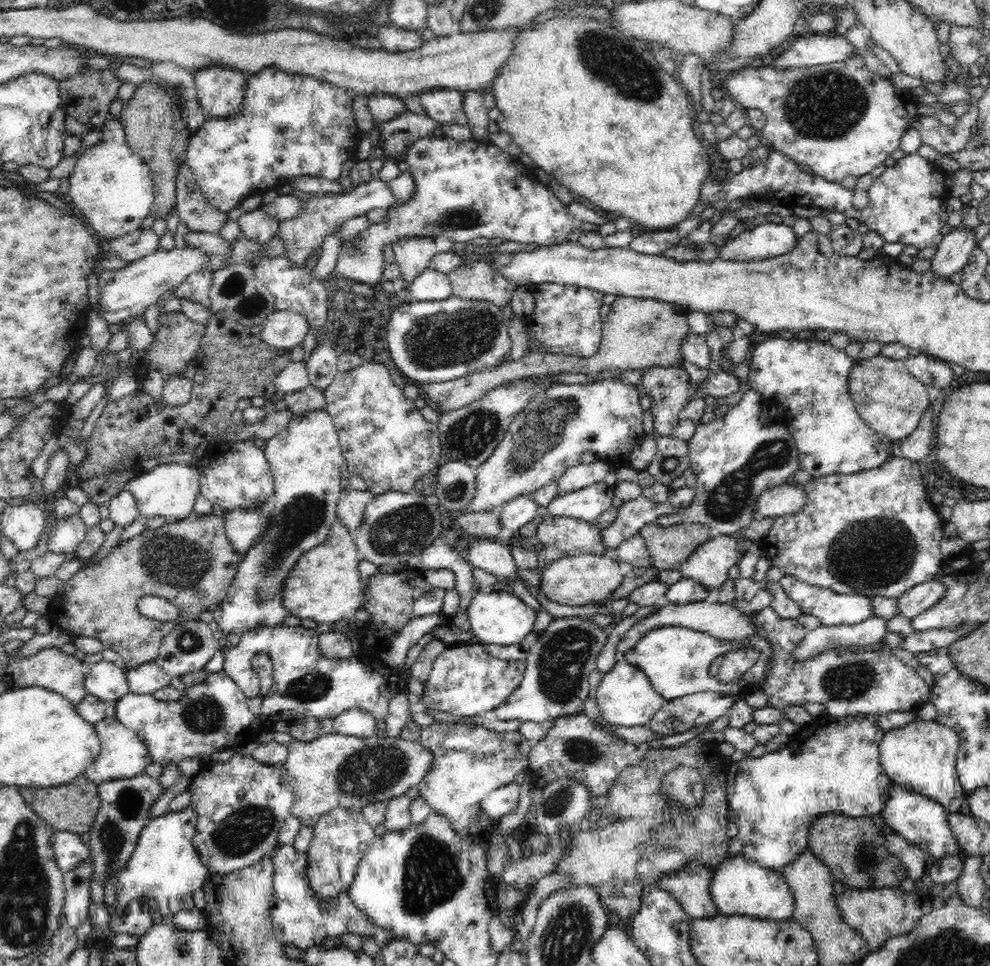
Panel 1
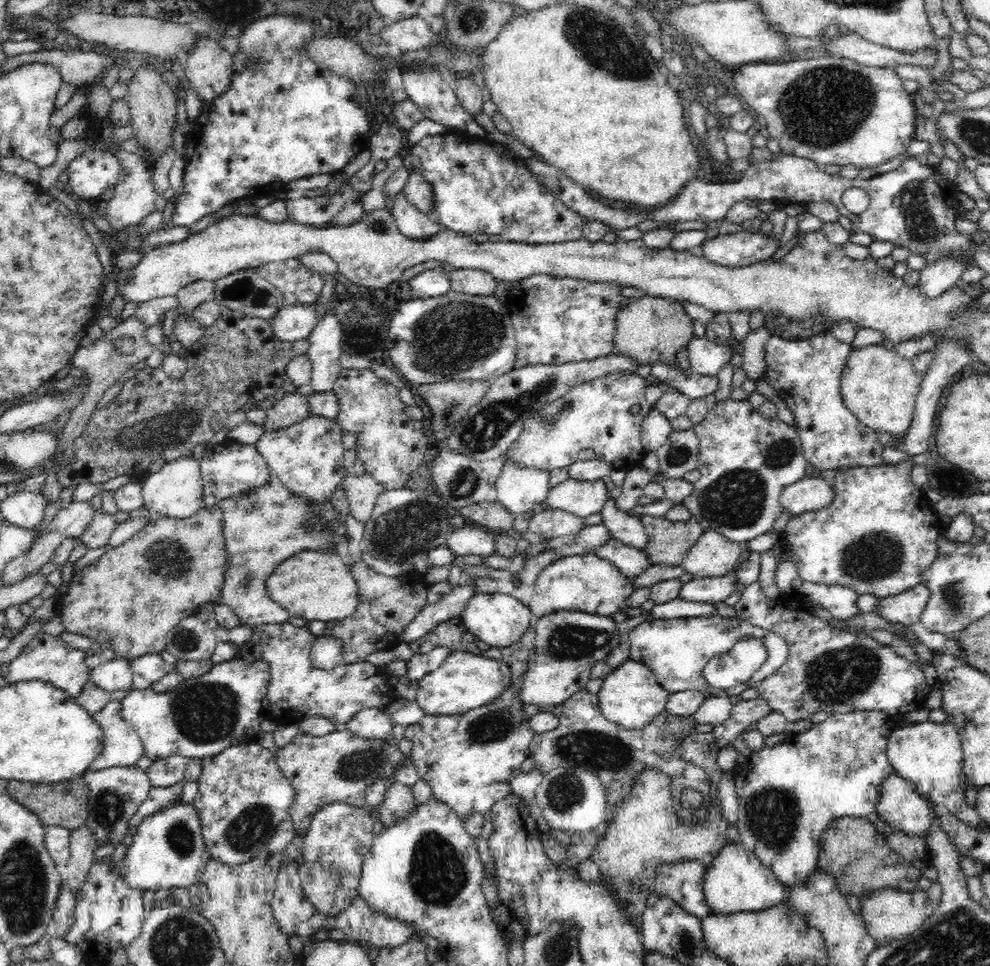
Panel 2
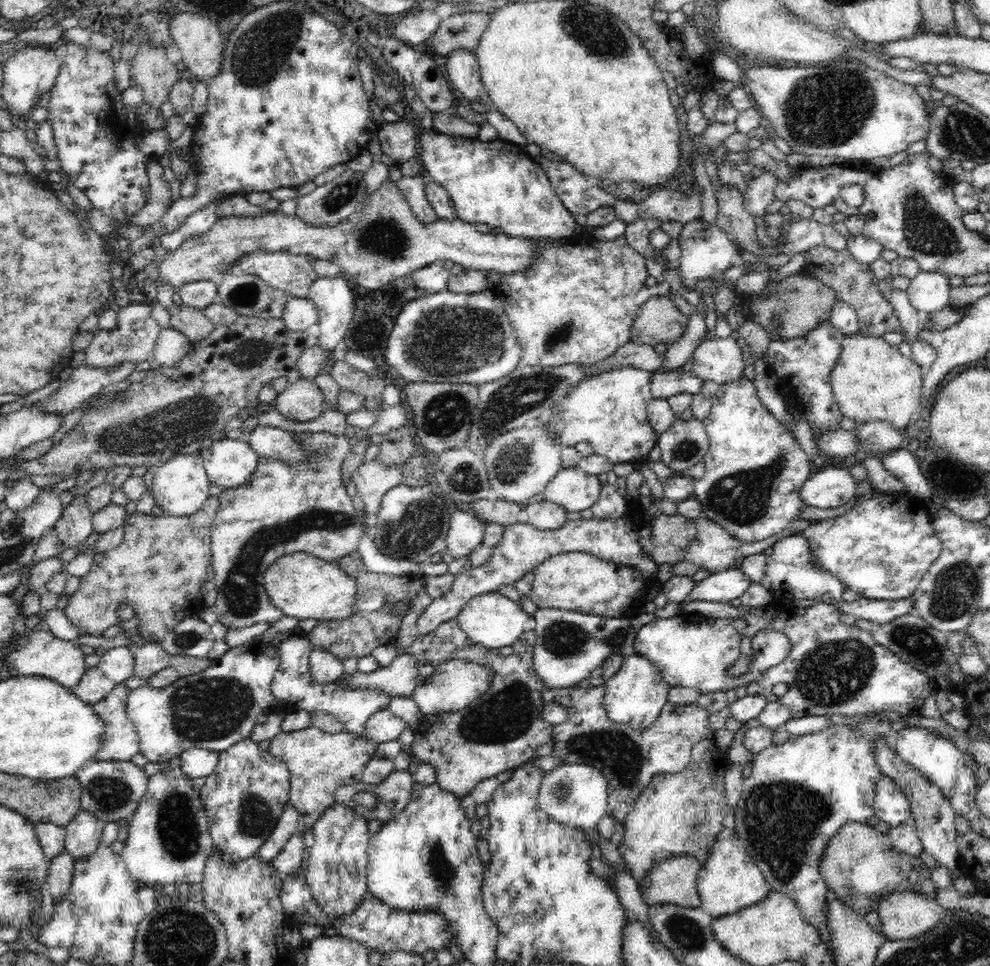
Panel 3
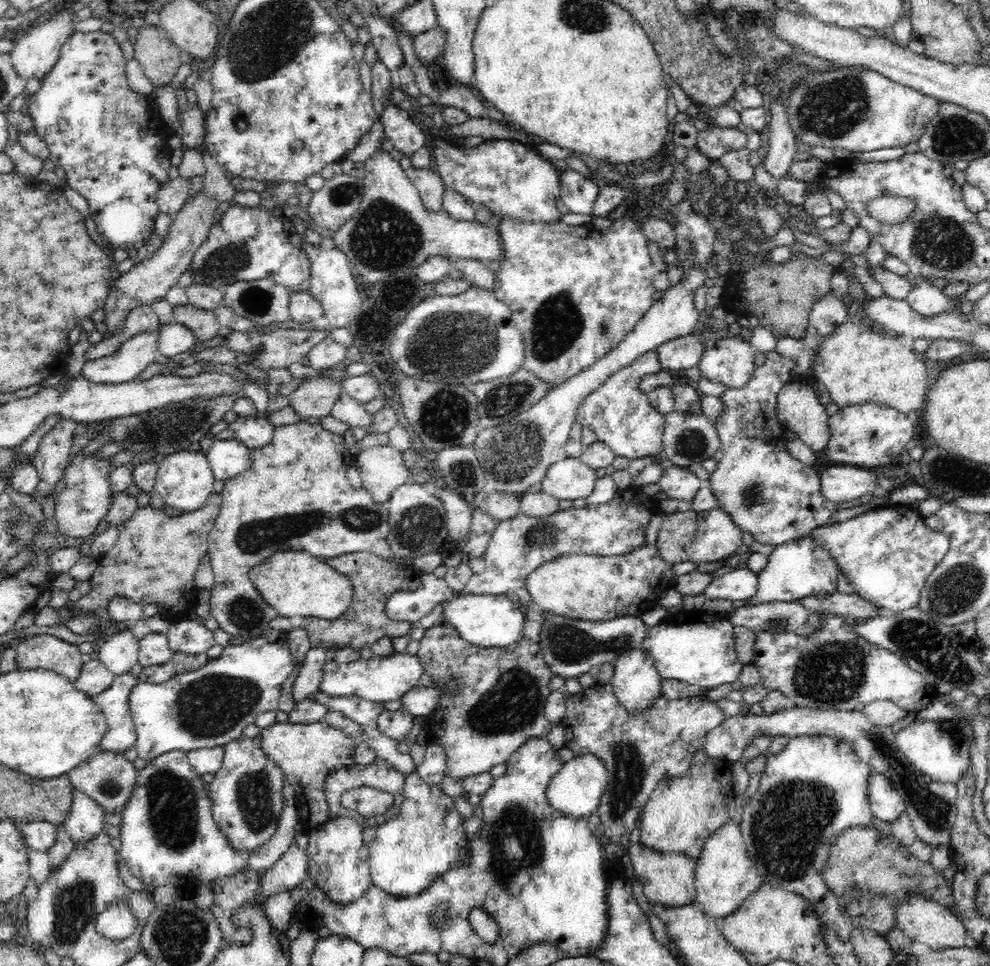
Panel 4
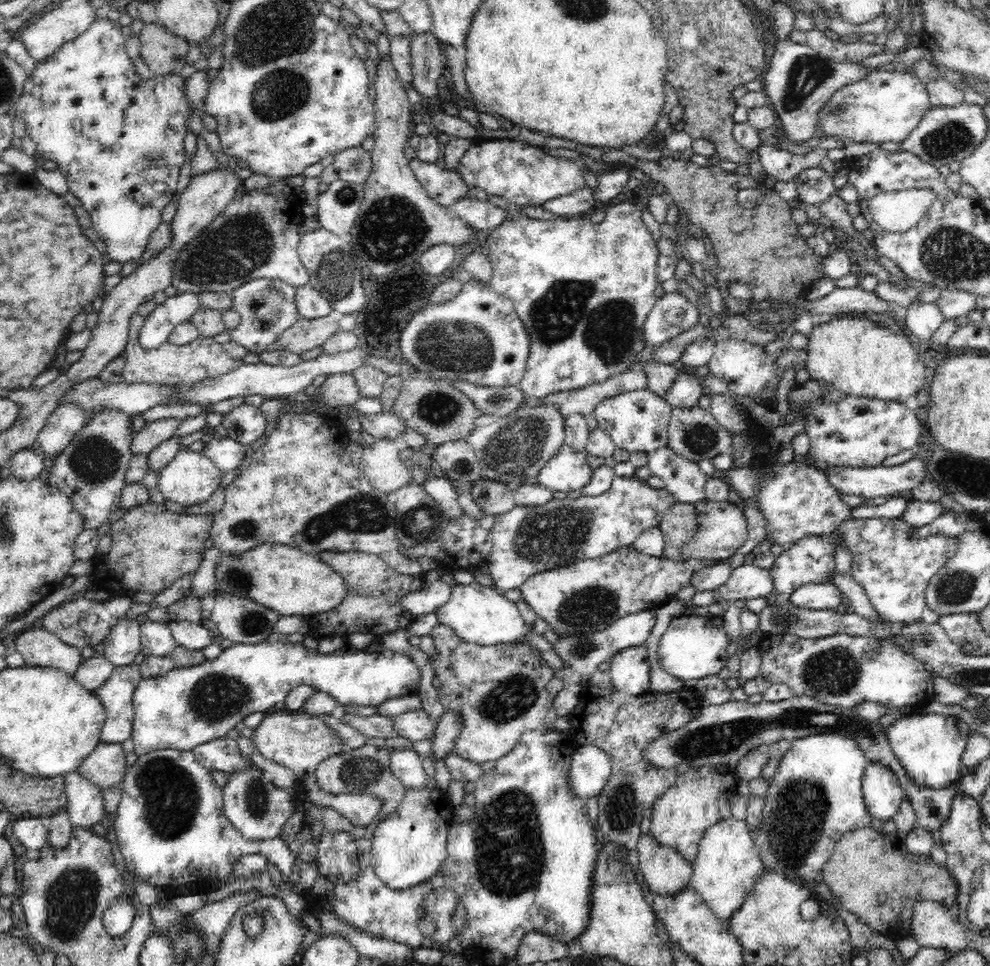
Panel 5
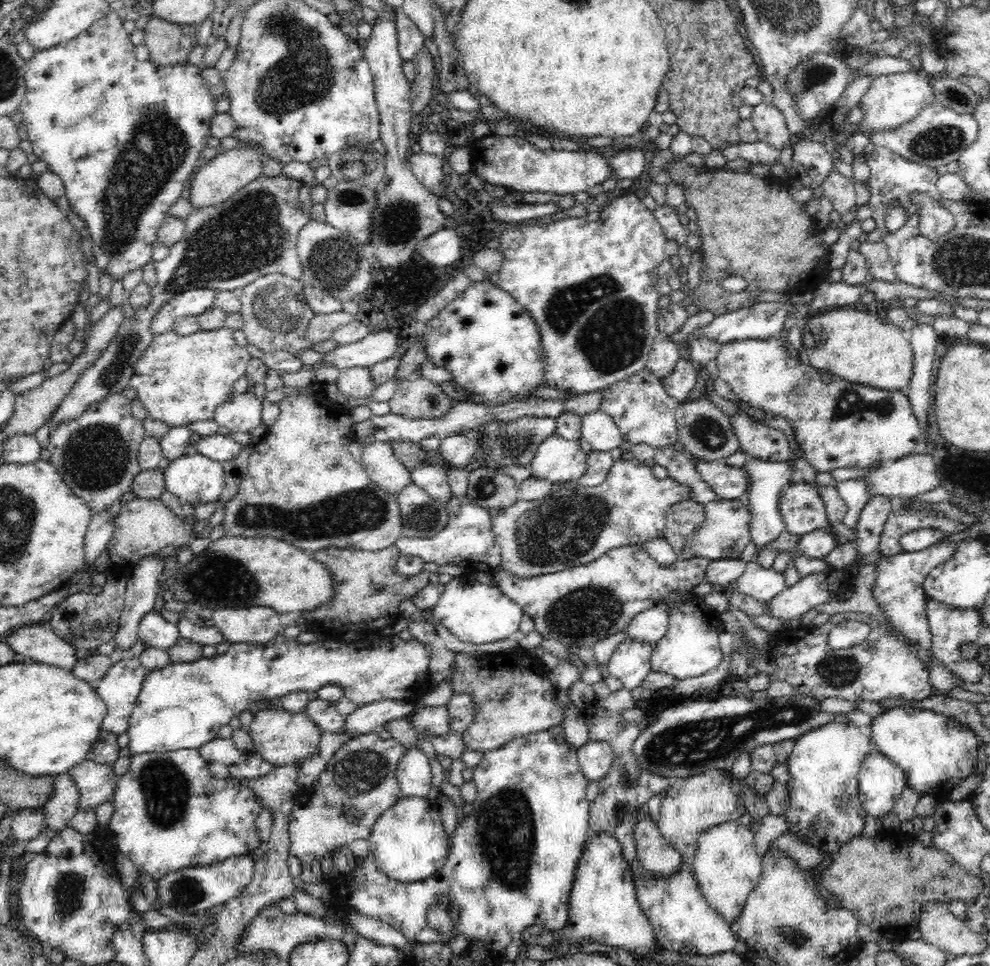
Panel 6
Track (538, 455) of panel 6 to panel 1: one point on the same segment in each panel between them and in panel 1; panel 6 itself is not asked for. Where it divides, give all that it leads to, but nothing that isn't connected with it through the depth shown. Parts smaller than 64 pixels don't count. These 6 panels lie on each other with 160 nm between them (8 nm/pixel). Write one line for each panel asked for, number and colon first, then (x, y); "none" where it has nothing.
1: (588, 503)
2: (581, 498)
3: (575, 490)
4: (571, 478)
5: (568, 470)

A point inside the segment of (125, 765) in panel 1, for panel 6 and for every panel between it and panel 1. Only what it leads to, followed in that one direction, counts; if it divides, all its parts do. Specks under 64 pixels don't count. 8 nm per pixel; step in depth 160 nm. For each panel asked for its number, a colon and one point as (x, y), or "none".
2: (123, 748)
3: (121, 741)
4: (120, 736)
5: (116, 694)
6: (119, 689)

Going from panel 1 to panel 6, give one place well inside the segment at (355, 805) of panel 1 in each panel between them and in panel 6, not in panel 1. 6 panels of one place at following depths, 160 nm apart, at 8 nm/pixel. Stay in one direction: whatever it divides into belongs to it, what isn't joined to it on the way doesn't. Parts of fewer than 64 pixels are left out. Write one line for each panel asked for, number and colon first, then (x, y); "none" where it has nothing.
2: (337, 767)
3: (319, 763)
4: (306, 753)
5: (300, 742)
6: (281, 738)

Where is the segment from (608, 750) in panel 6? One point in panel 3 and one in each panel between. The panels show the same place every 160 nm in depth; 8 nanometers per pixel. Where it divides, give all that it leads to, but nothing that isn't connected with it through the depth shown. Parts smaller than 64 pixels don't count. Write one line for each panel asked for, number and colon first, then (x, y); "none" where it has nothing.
3: (576, 795)
4: (576, 789)
5: (590, 767)

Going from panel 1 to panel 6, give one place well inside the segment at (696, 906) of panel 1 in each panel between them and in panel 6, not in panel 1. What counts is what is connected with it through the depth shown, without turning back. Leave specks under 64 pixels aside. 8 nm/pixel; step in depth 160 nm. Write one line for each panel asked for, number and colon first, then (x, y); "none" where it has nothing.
2: (683, 882)
3: (674, 880)
4: (668, 879)
5: (665, 870)
6: (658, 857)

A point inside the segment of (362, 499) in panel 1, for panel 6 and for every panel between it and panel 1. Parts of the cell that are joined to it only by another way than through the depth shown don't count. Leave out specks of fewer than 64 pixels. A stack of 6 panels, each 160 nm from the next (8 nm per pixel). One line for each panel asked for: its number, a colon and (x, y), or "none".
2: (361, 491)
3: (372, 480)
4: (381, 468)
5: (380, 463)
6: (379, 461)

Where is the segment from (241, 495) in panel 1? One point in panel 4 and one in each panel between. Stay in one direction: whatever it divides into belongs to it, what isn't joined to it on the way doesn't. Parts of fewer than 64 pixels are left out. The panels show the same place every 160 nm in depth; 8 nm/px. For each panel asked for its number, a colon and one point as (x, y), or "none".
2: (229, 468)
3: (229, 462)
4: (228, 457)

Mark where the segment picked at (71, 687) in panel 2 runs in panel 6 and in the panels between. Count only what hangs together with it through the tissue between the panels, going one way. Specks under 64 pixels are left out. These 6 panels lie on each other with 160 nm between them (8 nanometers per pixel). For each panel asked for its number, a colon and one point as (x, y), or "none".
3: (40, 653)
4: (45, 652)
5: (39, 647)
6: (38, 643)

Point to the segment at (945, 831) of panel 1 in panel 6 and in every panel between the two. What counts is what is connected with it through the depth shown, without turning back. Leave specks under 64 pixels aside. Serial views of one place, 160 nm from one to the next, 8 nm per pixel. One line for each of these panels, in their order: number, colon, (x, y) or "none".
2: (900, 806)
3: (890, 804)
4: (886, 803)
5: (882, 793)
6: (880, 781)

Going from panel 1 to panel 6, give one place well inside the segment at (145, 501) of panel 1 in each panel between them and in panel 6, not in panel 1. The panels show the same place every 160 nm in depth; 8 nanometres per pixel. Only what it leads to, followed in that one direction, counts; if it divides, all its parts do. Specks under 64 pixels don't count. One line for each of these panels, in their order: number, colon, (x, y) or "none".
2: (176, 491)
3: (181, 487)
4: (184, 479)
5: (190, 478)
6: (195, 479)

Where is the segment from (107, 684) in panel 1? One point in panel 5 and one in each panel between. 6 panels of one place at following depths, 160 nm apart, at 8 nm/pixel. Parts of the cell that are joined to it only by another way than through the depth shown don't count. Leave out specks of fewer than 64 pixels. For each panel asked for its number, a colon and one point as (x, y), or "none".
2: (112, 675)
3: (118, 662)
4: (121, 652)
5: (123, 644)

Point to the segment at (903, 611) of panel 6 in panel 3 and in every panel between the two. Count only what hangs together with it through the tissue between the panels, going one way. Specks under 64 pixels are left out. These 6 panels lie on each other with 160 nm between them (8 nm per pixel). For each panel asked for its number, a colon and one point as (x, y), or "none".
3: (881, 548)
4: (887, 553)
5: (894, 567)

